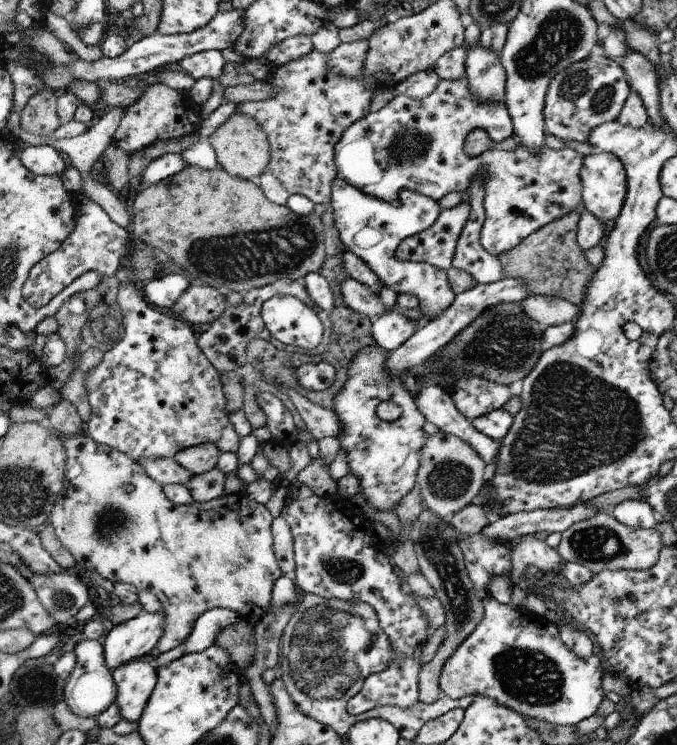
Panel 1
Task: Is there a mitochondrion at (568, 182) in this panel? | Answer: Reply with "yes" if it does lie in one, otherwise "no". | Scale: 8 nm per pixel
no

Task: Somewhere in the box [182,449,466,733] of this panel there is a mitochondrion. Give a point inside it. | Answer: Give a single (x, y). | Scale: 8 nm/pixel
(343, 641)

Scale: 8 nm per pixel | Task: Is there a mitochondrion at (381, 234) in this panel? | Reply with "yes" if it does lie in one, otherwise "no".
no

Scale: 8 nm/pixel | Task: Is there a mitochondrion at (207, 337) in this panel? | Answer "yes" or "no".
no

